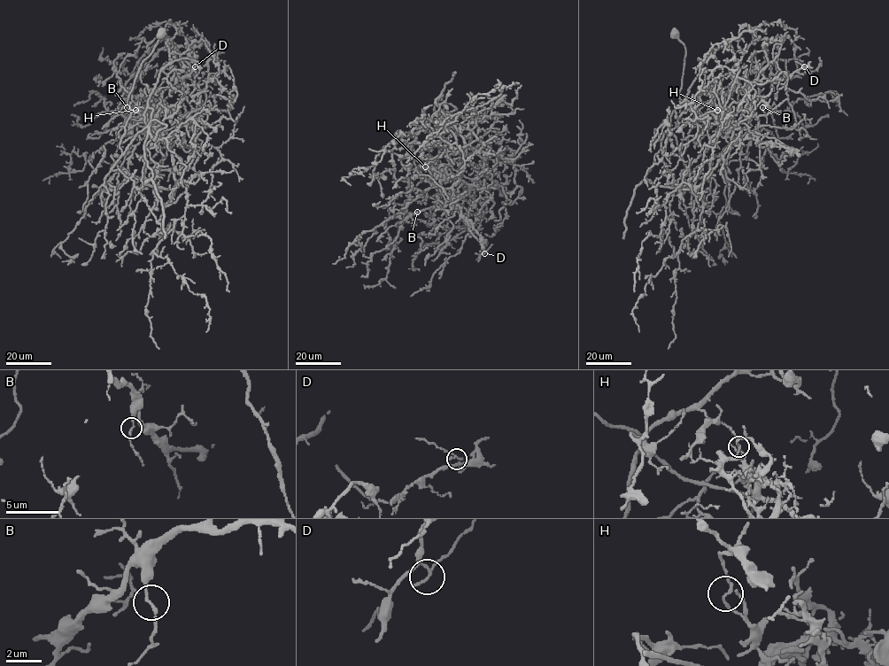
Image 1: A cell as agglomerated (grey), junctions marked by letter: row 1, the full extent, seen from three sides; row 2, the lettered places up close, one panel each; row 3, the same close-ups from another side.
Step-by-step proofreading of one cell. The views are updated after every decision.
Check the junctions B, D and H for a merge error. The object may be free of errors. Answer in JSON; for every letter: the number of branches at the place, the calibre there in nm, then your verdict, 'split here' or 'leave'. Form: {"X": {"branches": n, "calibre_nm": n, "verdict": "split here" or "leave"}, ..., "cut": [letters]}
{"B": {"branches": 2, "calibre_nm": 140, "verdict": "leave"}, "D": {"branches": 2, "calibre_nm": 140, "verdict": "leave"}, "H": {"branches": 2, "calibre_nm": 130, "verdict": "split here"}, "cut": ["H"]}

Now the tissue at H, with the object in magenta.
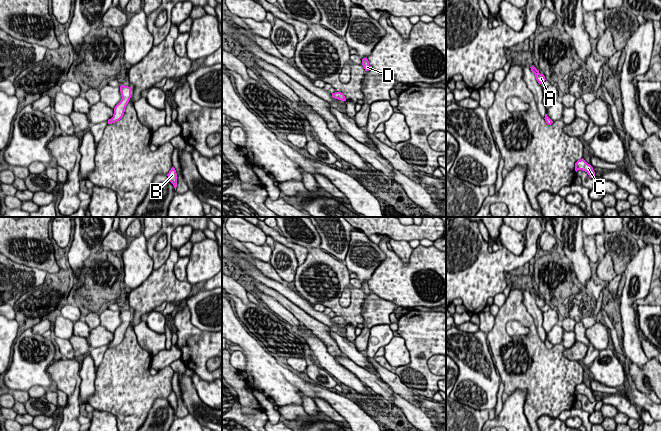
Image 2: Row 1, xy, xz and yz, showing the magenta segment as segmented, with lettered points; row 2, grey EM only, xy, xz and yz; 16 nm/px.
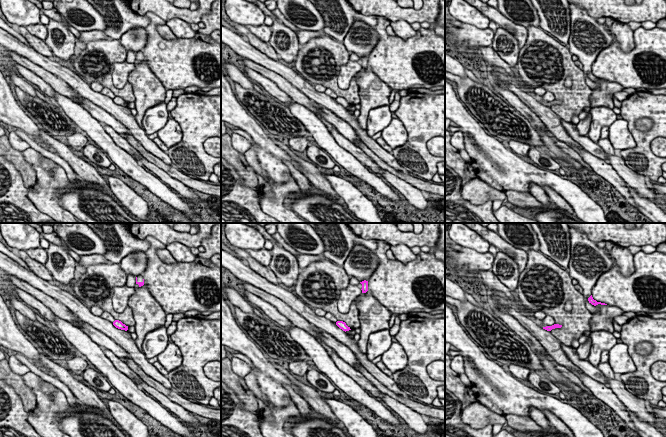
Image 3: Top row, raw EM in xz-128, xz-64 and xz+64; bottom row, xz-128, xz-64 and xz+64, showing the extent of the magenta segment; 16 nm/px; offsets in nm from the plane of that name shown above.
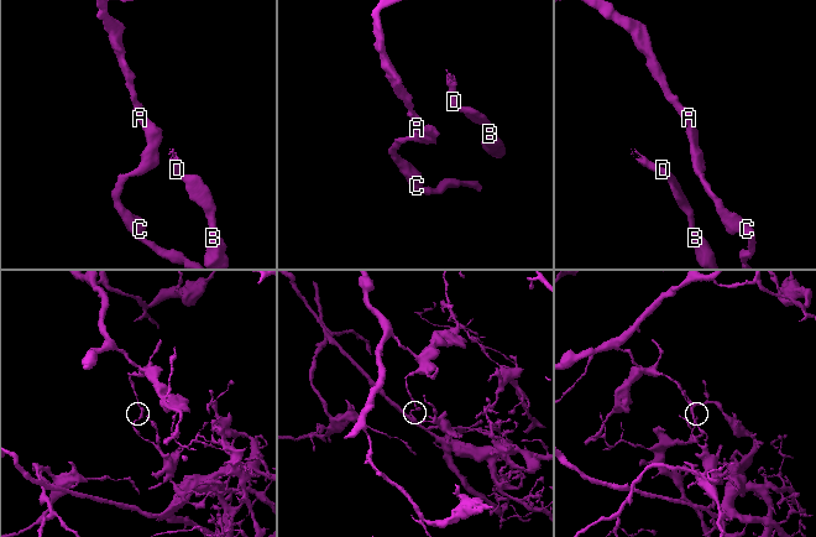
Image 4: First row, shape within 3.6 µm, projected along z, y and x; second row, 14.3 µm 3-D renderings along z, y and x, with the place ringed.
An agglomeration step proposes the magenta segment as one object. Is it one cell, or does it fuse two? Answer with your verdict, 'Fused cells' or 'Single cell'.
Fused cells

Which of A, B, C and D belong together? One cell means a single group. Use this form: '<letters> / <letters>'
A / B C D

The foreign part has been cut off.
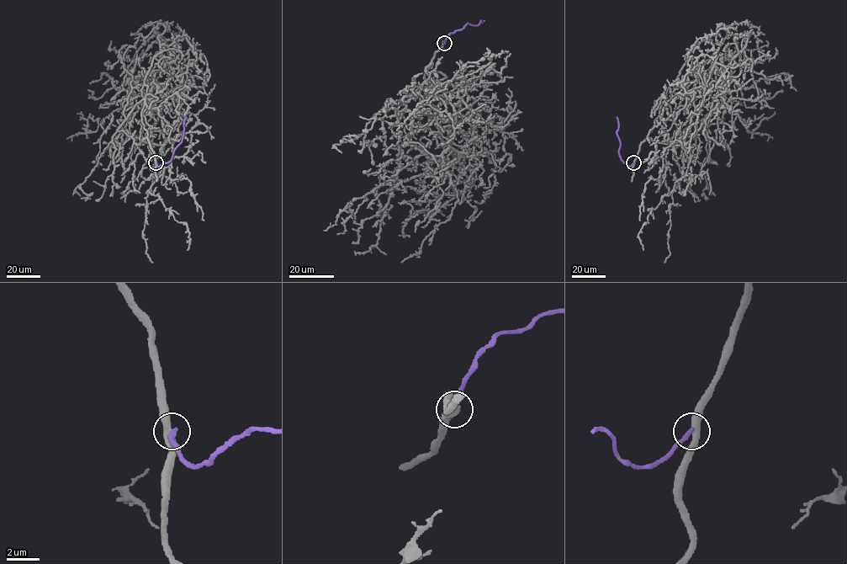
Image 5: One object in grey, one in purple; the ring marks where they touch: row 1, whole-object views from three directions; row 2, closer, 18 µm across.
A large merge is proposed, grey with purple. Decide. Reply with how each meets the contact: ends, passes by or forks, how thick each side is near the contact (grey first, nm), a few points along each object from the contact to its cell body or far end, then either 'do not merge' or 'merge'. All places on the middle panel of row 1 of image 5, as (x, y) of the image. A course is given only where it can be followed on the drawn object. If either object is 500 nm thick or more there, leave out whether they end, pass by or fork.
grey passes by | purple ends | 440/320 nm | grey via (444, 44), (426, 73), (452, 105), (449, 145), (469, 182), (459, 194), (425, 193), (405, 202), (417, 215) | purple via (444, 44), (449, 34), (461, 30), (467, 23), (479, 24), (484, 20) | do not merge

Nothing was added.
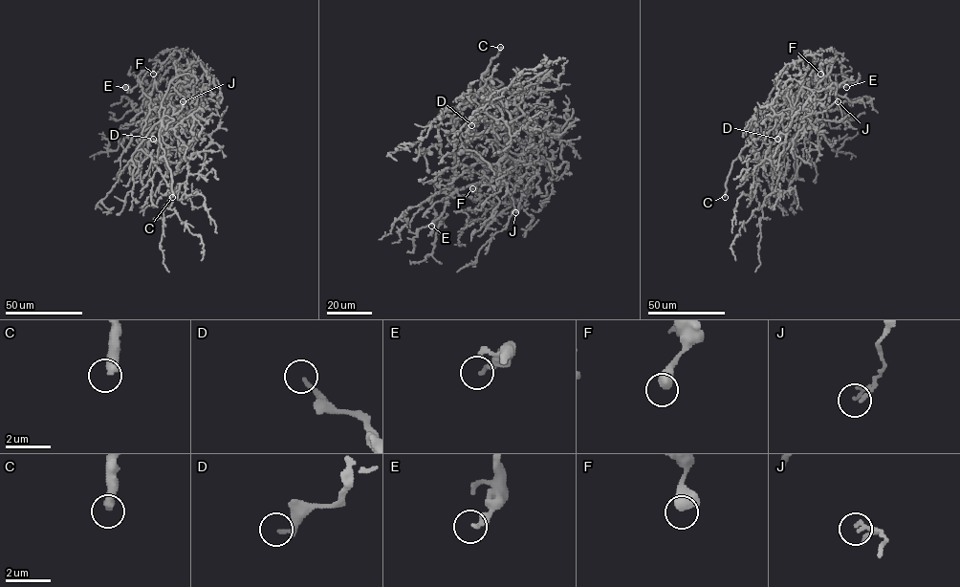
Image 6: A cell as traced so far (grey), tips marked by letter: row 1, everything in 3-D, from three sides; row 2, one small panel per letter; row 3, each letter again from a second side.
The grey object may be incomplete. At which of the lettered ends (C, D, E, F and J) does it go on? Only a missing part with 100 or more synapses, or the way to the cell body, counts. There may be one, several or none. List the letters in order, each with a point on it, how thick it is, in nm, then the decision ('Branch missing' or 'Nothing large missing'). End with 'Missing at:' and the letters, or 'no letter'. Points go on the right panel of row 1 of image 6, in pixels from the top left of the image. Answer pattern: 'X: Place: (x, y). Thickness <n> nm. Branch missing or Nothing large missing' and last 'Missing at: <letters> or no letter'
C: Place: (725, 197). Thickness 380 nm. Branch missing
D: Place: (777, 139). Thickness 160 nm. Nothing large missing
E: Place: (846, 87). Thickness 240 nm. Nothing large missing
F: Place: (820, 74). Thickness 550 nm. Nothing large missing
J: Place: (838, 101). Thickness 100 nm. Nothing large missing
Missing at: C

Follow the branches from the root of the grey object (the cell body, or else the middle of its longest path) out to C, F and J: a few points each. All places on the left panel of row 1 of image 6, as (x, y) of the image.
C: (169, 162), (160, 159), (163, 157), (170, 170), (172, 197)
F: (169, 162), (160, 159), (164, 154), (159, 136), (162, 102), (181, 54), (174, 50), (159, 60), (153, 74)
J: (169, 162), (180, 161), (176, 134), (179, 123), (197, 115), (188, 113), (183, 101)

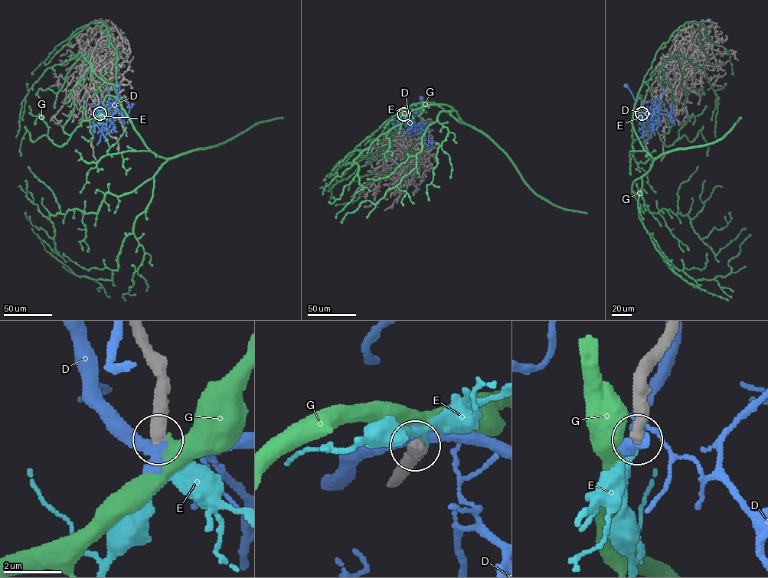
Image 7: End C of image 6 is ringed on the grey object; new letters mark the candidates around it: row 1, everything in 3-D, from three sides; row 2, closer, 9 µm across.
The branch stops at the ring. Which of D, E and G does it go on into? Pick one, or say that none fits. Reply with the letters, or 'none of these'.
none of these

